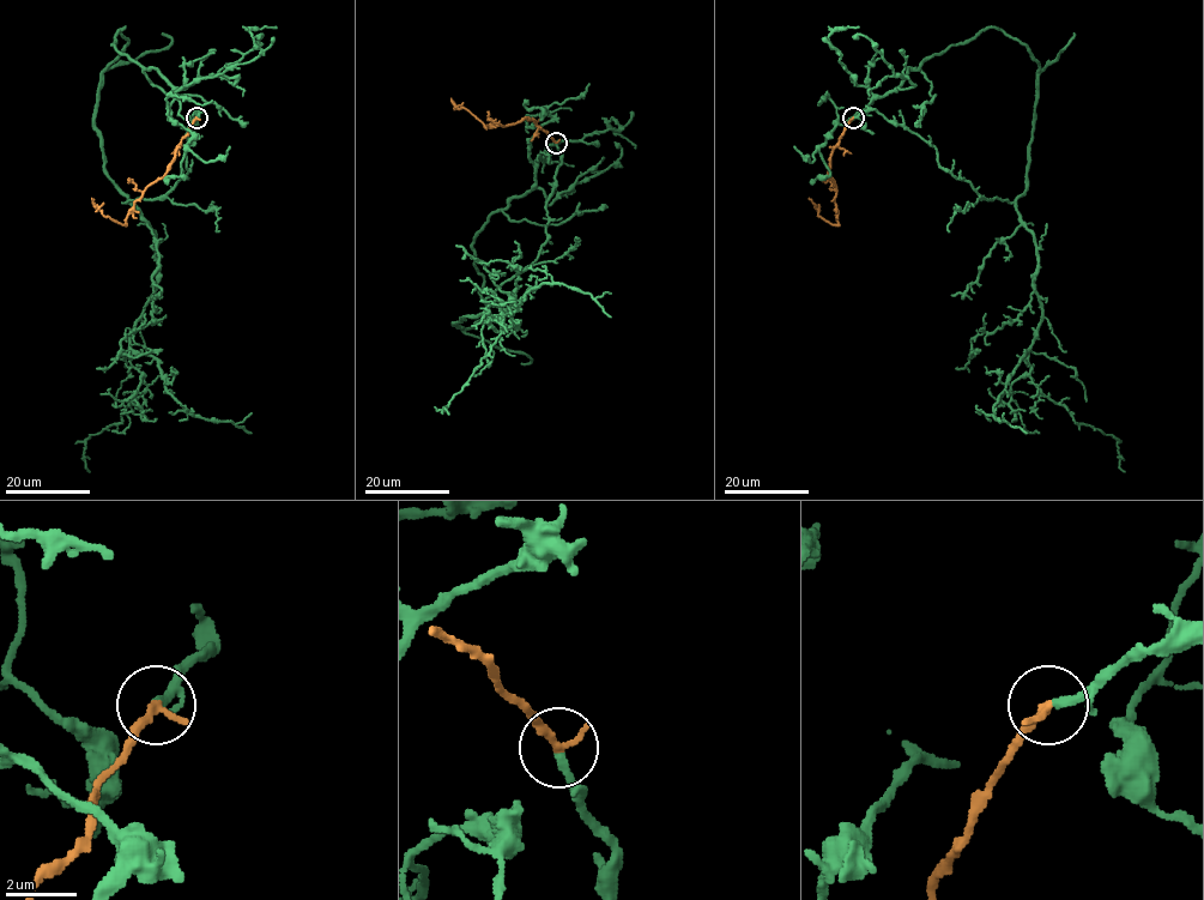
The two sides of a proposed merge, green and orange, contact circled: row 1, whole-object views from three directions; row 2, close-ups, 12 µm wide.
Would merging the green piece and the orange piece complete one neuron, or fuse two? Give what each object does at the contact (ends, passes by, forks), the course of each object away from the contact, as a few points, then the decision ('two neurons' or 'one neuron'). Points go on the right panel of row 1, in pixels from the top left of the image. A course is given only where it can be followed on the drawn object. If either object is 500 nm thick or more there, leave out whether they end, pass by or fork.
green ends; orange ends; course green (853, 118), (903, 124), (982, 197), (1026, 191), (1024, 44), (986, 28), (873, 96), (828, 36), (859, 28); course orange (853, 118), (834, 148), (828, 170), (836, 188), (838, 224), (818, 217), (818, 210), (809, 198); one neuron

